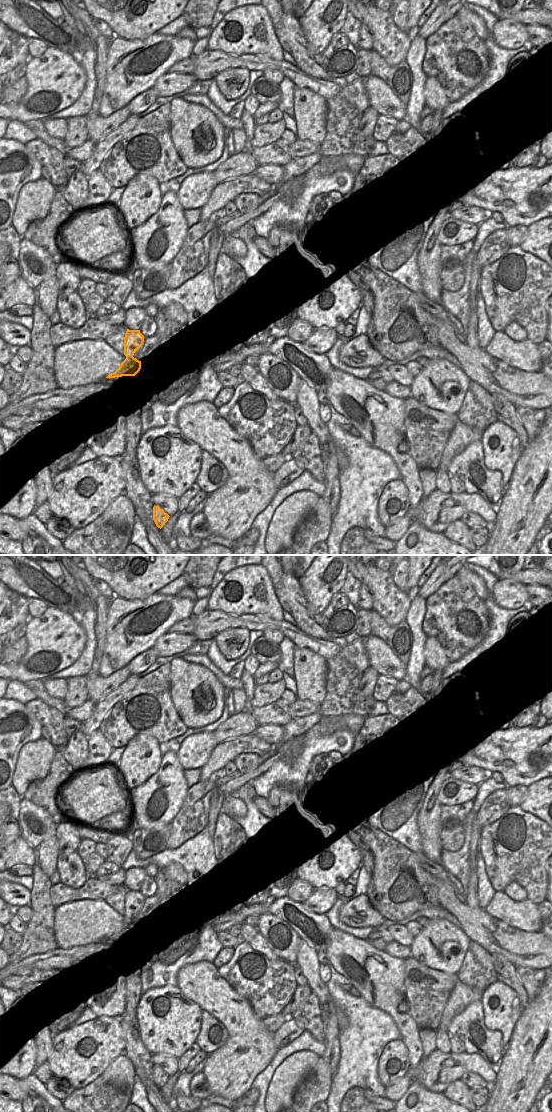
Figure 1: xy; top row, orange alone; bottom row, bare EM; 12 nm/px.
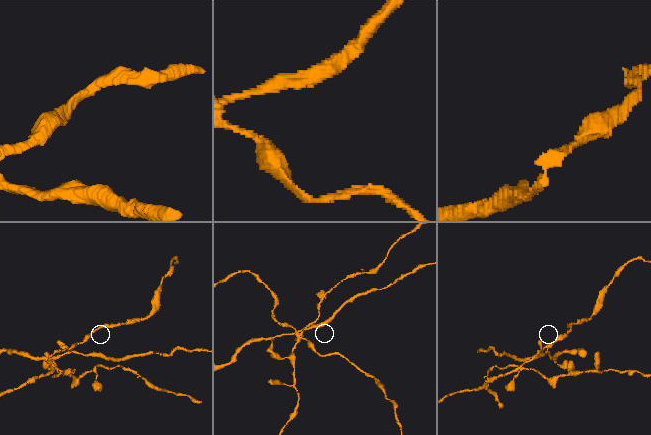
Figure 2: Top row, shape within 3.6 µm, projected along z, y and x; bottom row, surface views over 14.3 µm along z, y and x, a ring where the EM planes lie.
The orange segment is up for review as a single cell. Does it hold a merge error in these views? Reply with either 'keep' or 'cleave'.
cleave

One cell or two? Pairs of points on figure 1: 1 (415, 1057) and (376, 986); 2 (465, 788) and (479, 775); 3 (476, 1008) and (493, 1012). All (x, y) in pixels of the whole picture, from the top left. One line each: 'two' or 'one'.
1: one
2: two
3: two

